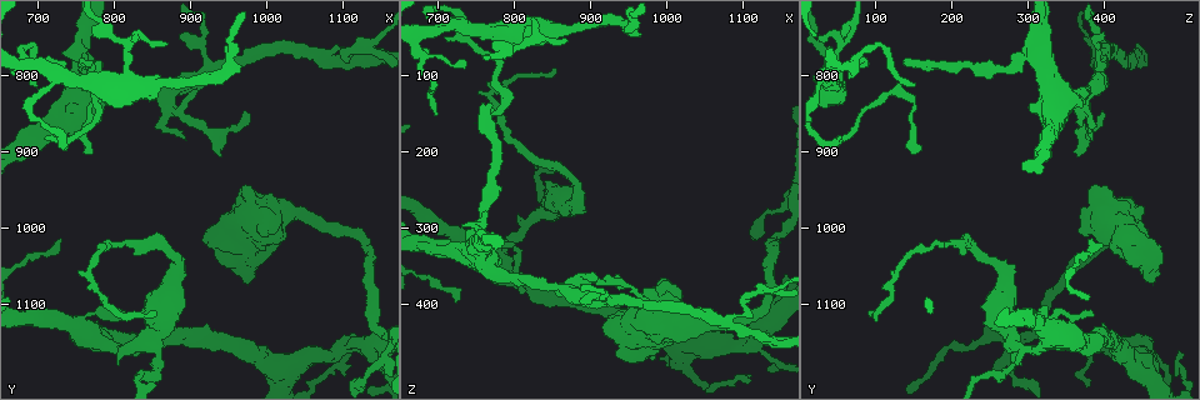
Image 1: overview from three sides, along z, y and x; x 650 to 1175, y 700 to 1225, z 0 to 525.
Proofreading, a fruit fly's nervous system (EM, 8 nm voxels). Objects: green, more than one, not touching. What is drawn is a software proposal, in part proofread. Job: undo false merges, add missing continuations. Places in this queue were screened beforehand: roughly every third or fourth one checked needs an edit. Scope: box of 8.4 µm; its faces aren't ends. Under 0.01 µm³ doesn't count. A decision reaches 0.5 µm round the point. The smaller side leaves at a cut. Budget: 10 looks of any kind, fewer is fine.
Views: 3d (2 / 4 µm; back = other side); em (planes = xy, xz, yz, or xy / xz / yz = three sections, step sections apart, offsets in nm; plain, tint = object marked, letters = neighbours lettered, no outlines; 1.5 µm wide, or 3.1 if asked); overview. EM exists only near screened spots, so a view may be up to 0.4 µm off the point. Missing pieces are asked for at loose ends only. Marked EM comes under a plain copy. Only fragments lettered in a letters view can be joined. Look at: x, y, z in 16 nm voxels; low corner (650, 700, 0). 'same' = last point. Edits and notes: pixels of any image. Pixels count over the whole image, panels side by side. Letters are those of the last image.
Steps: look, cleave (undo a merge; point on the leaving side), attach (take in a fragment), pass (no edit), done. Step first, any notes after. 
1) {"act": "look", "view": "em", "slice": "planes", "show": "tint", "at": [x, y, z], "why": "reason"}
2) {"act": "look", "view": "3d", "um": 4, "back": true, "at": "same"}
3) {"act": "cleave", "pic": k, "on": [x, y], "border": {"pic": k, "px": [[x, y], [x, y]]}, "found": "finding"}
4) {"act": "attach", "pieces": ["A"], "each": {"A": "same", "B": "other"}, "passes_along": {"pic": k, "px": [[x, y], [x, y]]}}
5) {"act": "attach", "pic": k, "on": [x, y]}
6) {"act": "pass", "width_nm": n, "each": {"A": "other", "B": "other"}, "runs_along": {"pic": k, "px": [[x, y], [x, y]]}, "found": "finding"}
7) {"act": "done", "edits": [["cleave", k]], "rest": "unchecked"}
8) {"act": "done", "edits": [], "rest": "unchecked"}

{"act": "look", "view": "3d", "um": 4, "at": [855, 1130, 270], "why": "sudden change in width"}

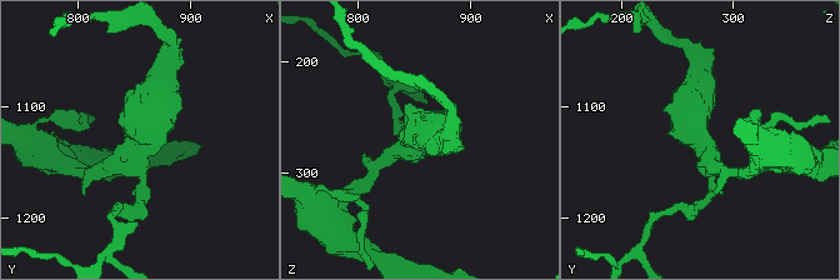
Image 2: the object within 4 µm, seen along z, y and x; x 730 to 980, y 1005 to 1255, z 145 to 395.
{"act": "look", "view": "em", "slice": "planes", "show": "letters", "at": [850, 1130, 272], "arms": 3}

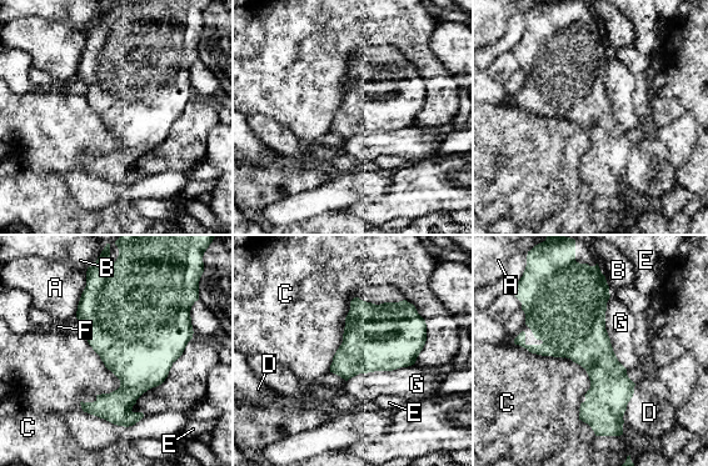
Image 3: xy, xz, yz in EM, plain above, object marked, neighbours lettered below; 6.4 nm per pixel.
{"act": "pass", "each": {"A": "other", "B": "other", "C": "other", "D": "other", "E": "other", "F": "other", "G": "other"}, "found": "continuous, no second neuron"}

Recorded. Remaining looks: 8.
{"act": "look", "view": "3d", "um": 2, "back": true, "at": [1075, 775, 420], "why": "two arms in line, one across"}

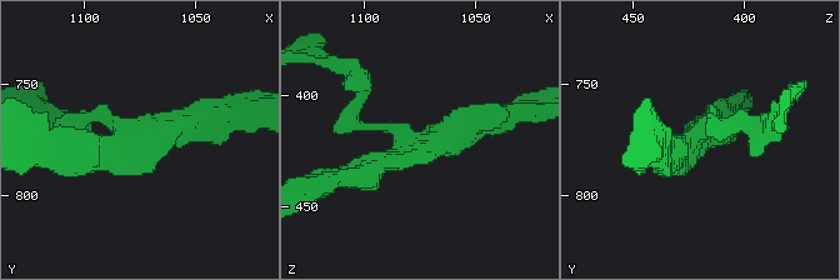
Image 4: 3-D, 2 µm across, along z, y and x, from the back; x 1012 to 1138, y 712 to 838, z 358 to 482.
{"act": "look", "view": "em", "slice": "planes", "show": "tint", "at": [1075, 771, 418], "arms": 3}

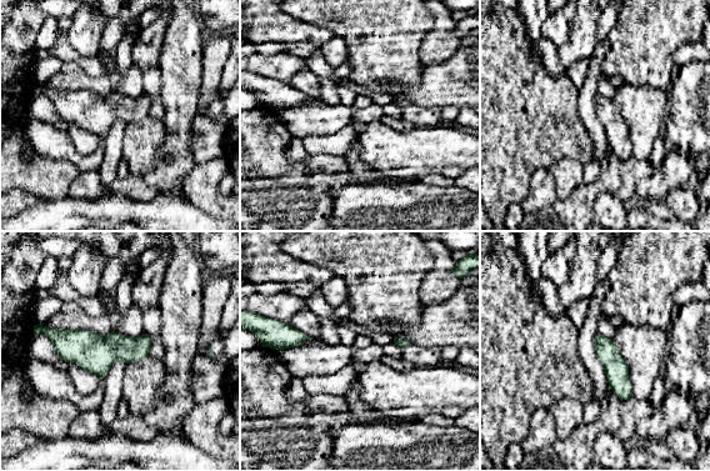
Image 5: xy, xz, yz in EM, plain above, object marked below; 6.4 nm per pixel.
{"act": "look", "view": "em", "slice": "planes", "show": "letters", "at": "same", "why": "see the neighbours"}

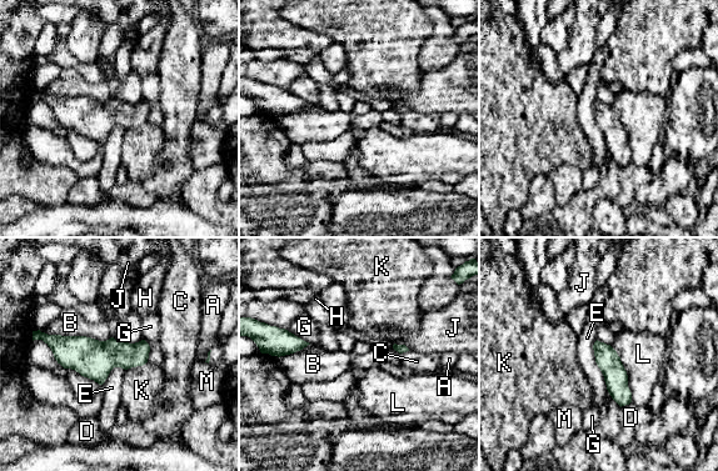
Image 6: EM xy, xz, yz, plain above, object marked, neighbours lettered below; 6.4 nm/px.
{"act": "pass", "each": {"A": "other", "B": "other", "C": "other", "D": "other", "E": "other", "G": "other", "H": "other", "J": "other", "K": "other", "L": "other", "M": "other"}, "border": {"pic": 6, "px": [[596, 340], [594, 361], [608, 391]]}, "found": "one neuron here"}

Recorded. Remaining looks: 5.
{"act": "look", "view": "em", "slice": "planes", "show": "letters", "at": [980, 1070, 465], "why": "branch stops here"}

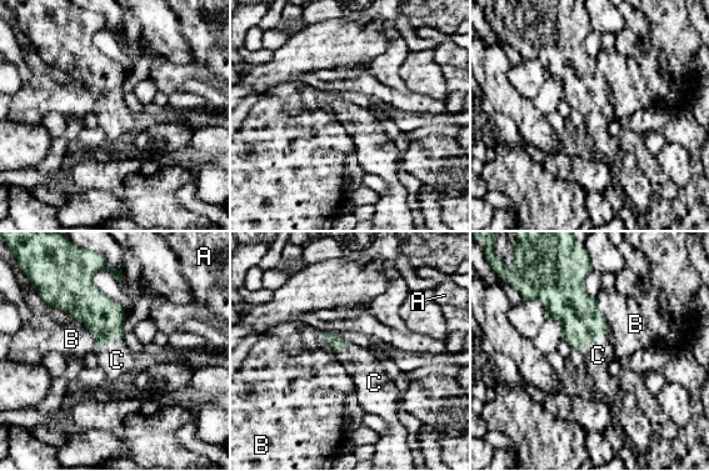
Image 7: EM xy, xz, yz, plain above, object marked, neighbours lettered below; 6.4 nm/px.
{"act": "attach", "pieces": ["C"], "longest_contact_nm": ["B", 260], "each": {"A": "other", "B": "other", "C": "same"}, "passes_along": {"pic": 7, "px": [[104, 317], [108, 342], [116, 360]]}, "found": "the neuron continues"}

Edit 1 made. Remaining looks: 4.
{"act": "look", "view": "overview"}

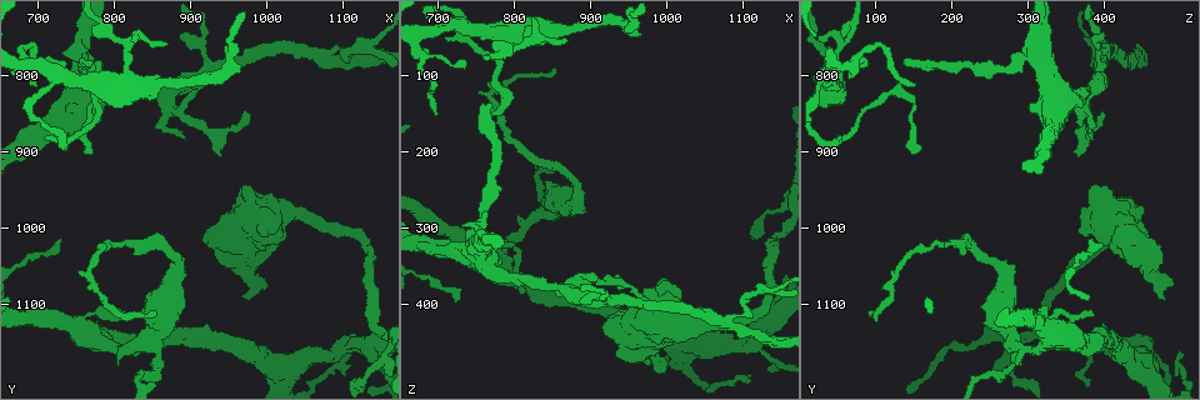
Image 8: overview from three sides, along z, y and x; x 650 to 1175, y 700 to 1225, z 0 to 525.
{"act": "look", "view": "3d", "um": 4, "at": [1110, 1155, 450]}

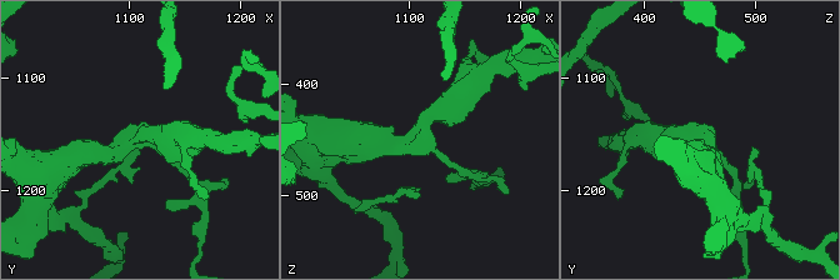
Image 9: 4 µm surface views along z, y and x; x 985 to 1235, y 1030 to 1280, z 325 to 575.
{"act": "look", "view": "em", "slice": "planes", "show": "letters", "at": [1110, 1152, 452], "arms": 3}

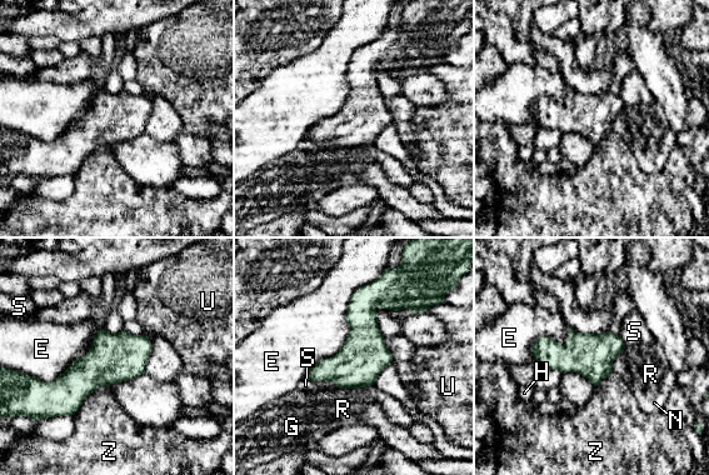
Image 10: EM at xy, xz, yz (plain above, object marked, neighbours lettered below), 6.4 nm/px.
{"act": "pass", "width_nm": 280, "each": {"E": "other", "G": "other", "H": "other", "N": "other", "R": "other", "S": "other", "U": "other", "Z": "other"}, "border": {"pic": 10, "px": [[380, 275], [304, 378]]}, "found": "all the same neuron"}

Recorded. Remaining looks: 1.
{"act": "done", "edits": [["attach", 7]], "rest": "unchecked"}

